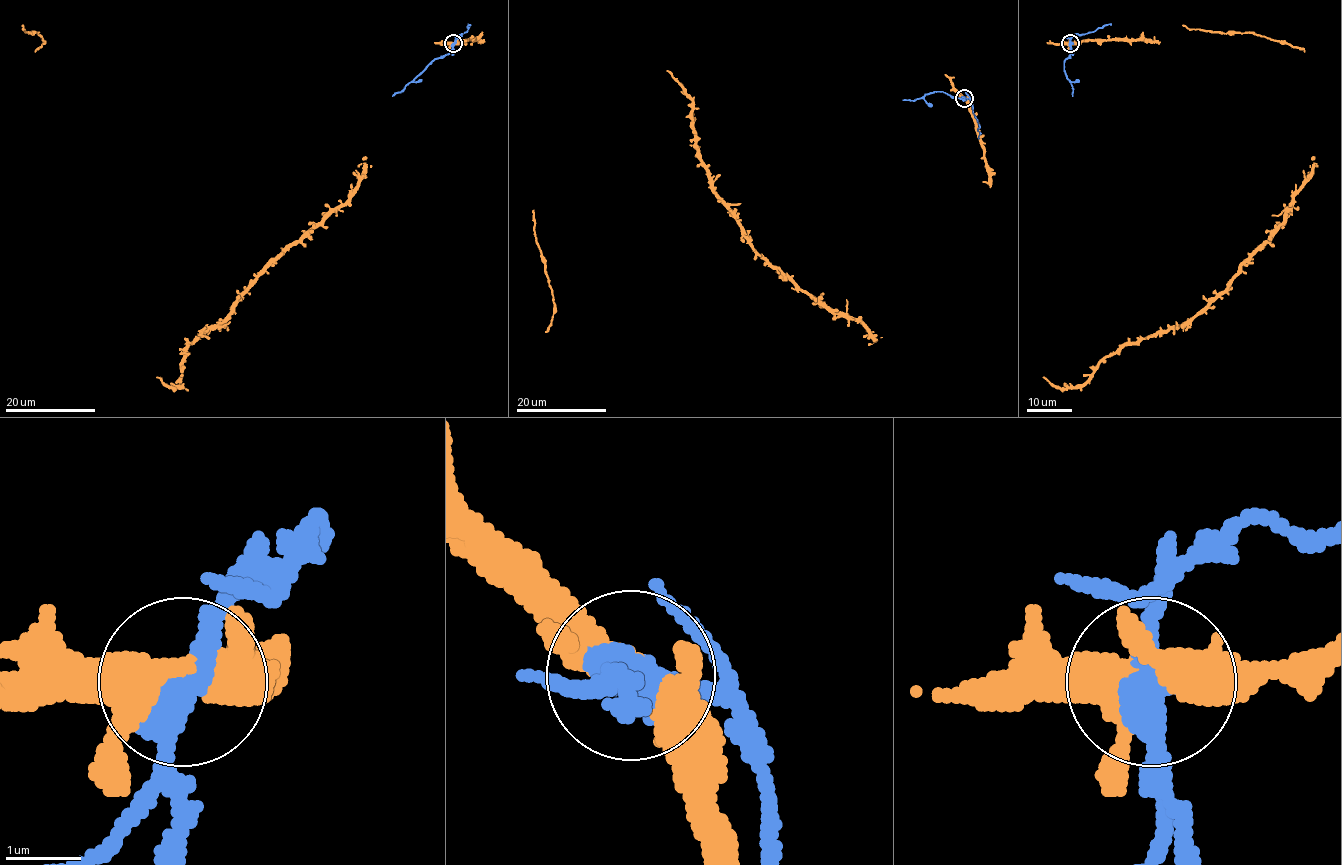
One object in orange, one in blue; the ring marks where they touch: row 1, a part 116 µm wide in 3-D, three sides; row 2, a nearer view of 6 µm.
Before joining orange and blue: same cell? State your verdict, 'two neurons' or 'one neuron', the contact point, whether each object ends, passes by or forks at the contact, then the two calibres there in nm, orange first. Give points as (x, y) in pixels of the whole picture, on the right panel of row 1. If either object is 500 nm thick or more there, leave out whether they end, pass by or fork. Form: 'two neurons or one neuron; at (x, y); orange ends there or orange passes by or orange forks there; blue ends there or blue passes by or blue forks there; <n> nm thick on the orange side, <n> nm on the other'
two neurons; at (1070, 43); orange forks there; blue passes by; 380 nm thick on the orange side, 400 nm on the other

